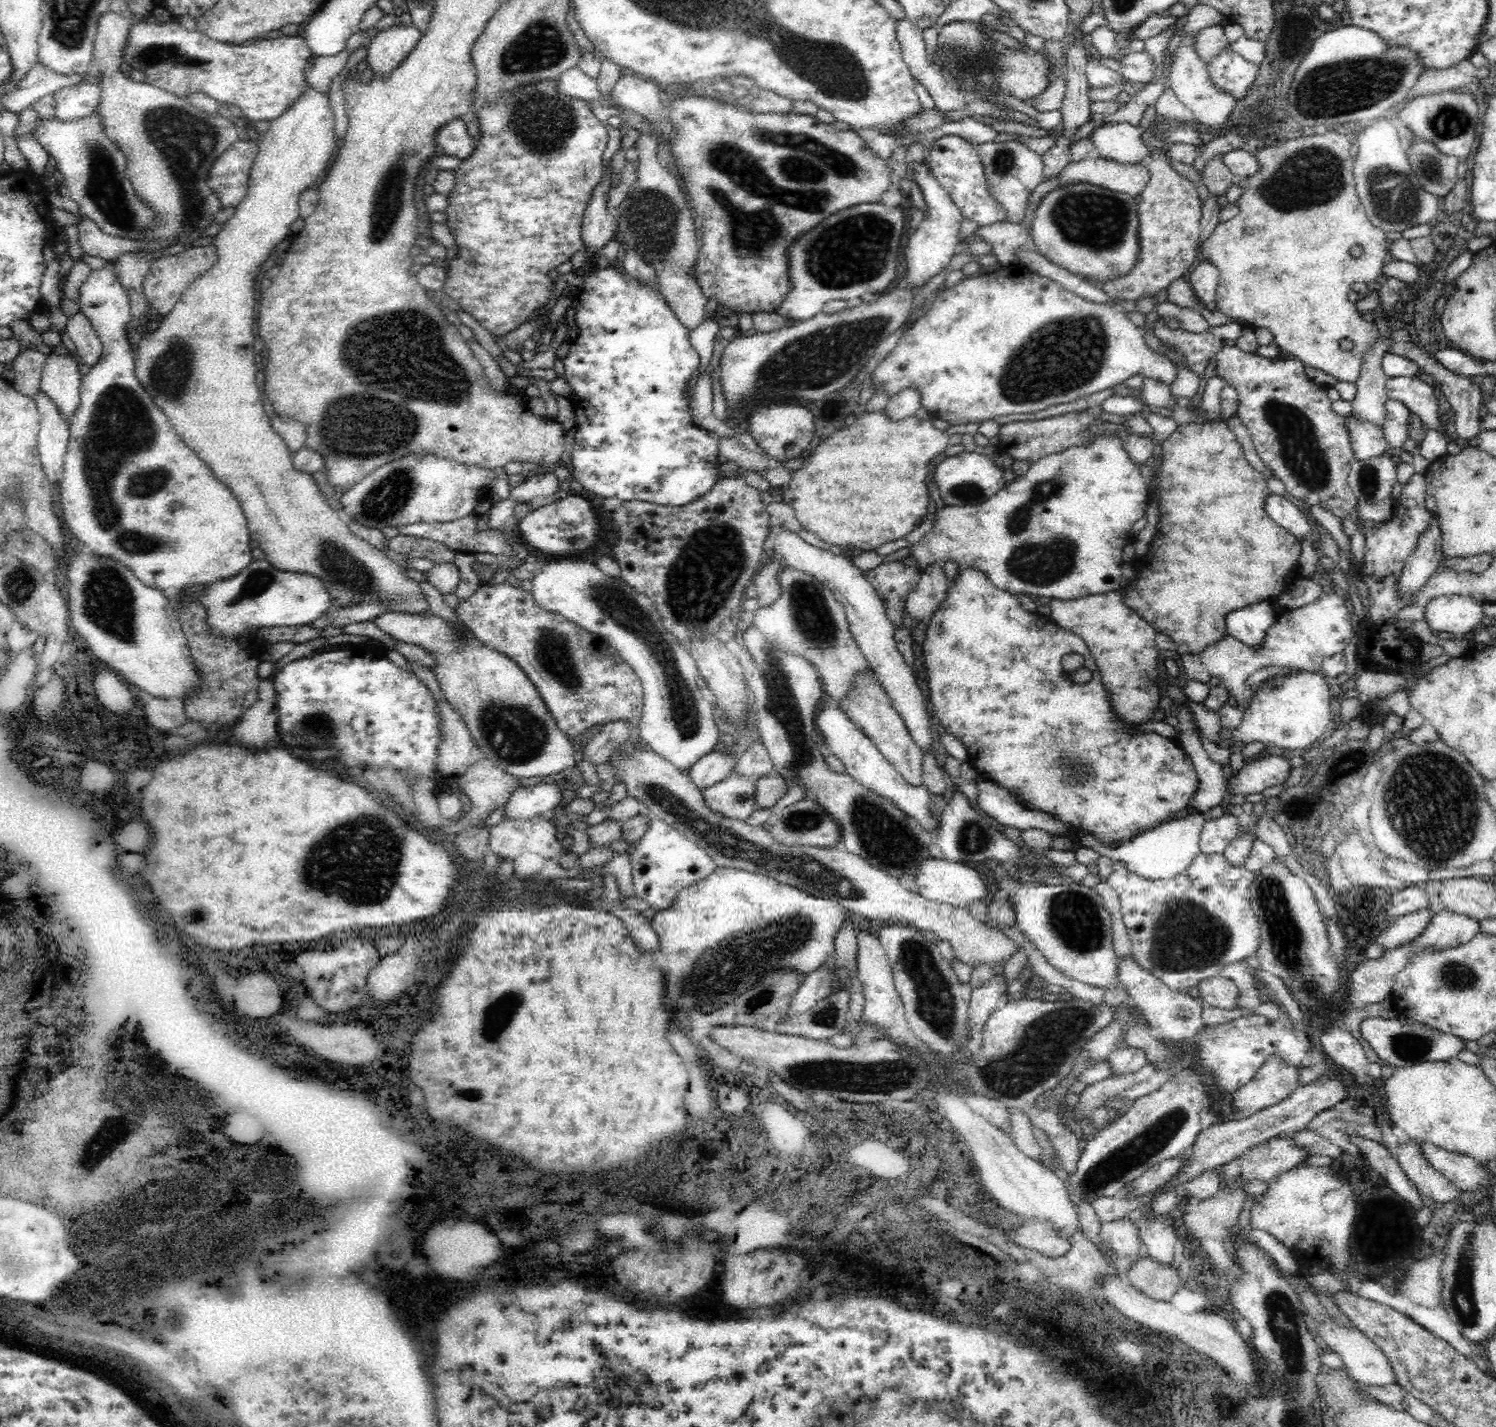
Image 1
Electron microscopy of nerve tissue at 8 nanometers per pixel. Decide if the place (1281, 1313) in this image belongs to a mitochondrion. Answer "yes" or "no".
yes

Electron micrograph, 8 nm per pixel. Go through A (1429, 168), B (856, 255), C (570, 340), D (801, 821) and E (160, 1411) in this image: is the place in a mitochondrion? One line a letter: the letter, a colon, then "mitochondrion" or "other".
A: mitochondrion
B: mitochondrion
C: other
D: mitochondrion
E: other

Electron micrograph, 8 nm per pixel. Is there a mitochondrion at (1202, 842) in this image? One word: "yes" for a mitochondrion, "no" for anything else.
no

